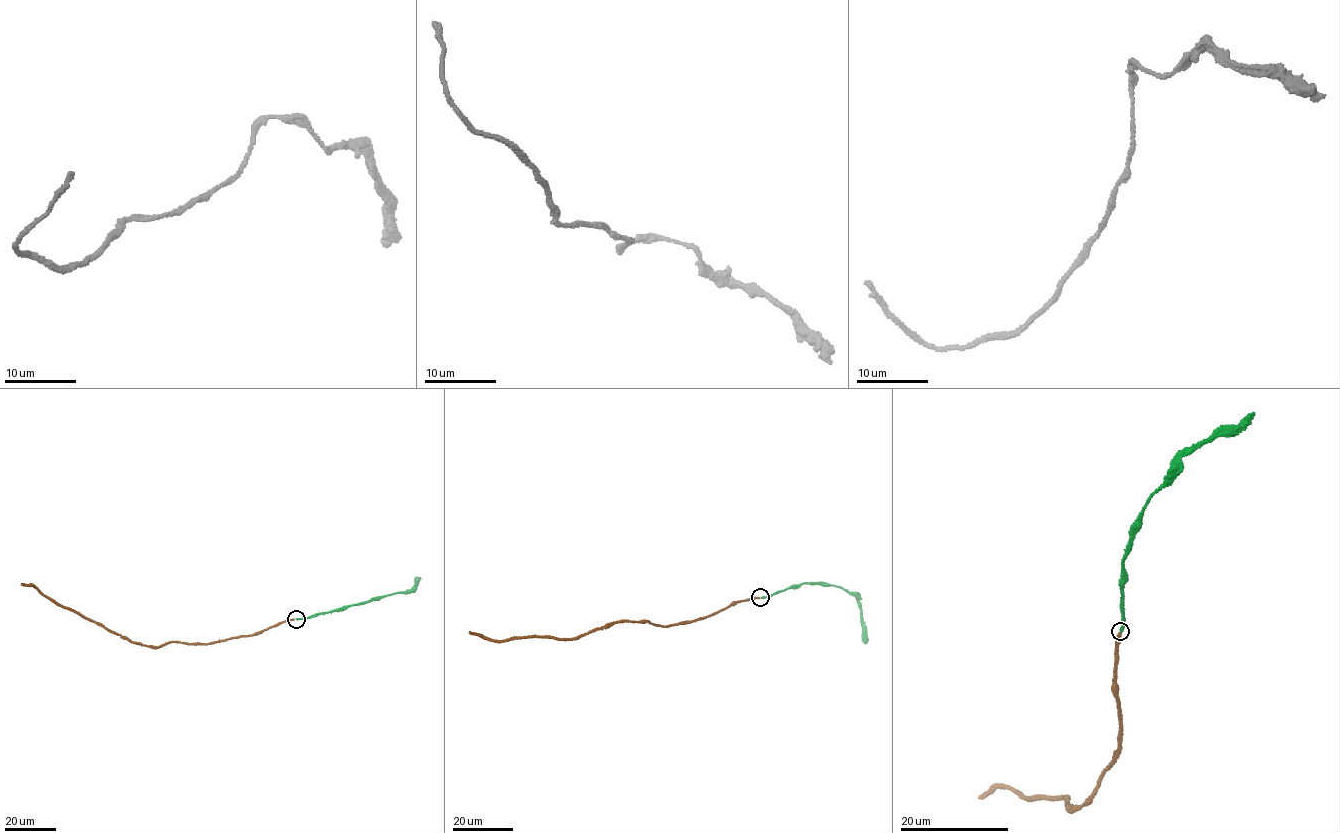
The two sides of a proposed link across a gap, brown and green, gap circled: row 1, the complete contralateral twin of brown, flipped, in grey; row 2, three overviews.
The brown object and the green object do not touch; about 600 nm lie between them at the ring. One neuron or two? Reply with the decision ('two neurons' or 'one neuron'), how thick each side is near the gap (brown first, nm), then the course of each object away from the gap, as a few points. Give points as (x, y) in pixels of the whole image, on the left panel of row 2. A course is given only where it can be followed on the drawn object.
one neuron; calibres 280 and 380 nm; course brown (295, 619), (255, 633), (208, 643), (172, 641), (148, 646), (109, 631), (62, 607), (34, 586), (21, 584); course green (296, 619), (342, 611), (350, 605), (409, 592), (420, 577)

